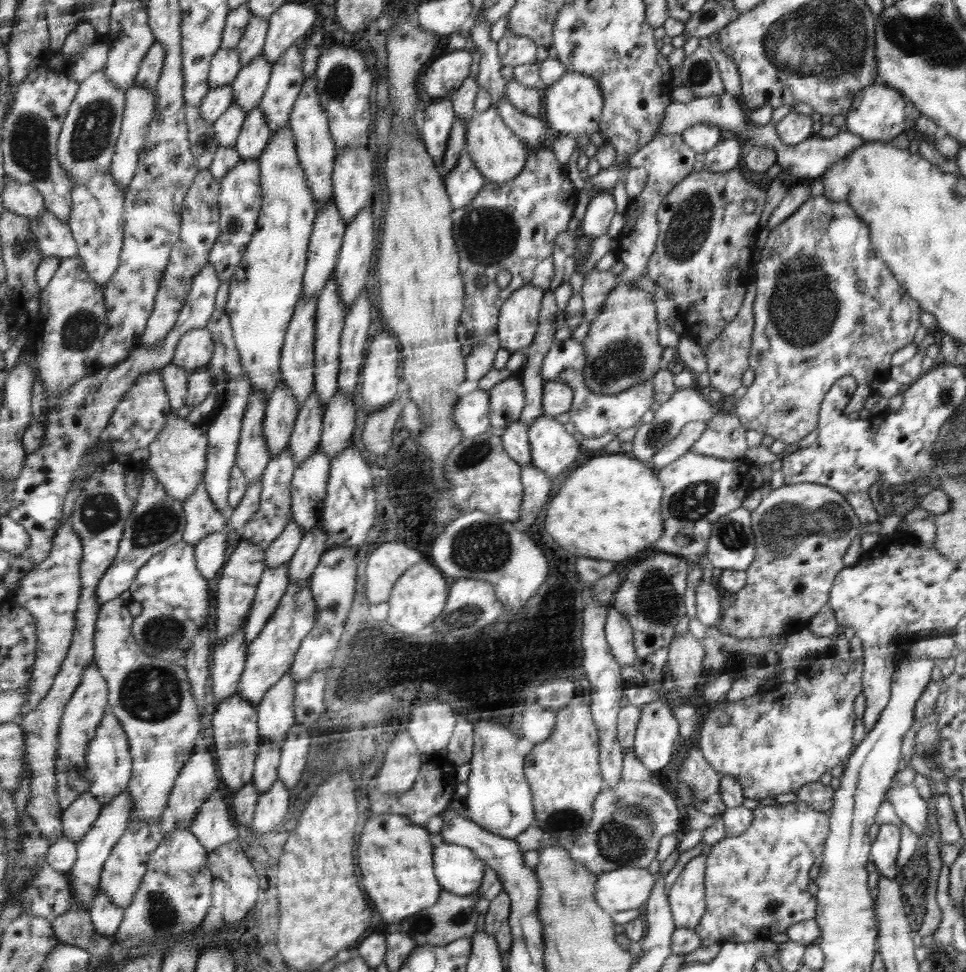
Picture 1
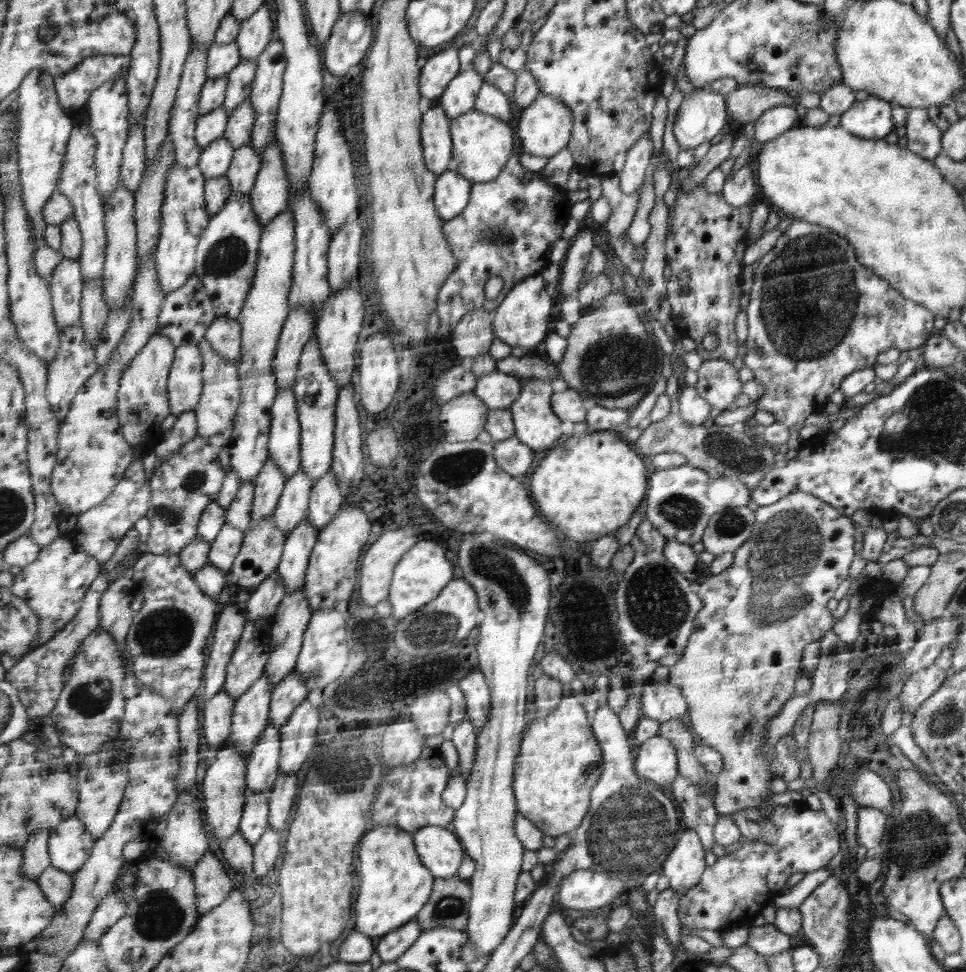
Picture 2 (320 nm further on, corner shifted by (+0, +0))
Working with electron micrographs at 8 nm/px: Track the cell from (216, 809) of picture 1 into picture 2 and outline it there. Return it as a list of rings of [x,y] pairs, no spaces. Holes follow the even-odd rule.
[[[208,850],[192,870],[196,884],[196,910],[199,917],[216,908],[230,893],[233,882],[214,852]]]

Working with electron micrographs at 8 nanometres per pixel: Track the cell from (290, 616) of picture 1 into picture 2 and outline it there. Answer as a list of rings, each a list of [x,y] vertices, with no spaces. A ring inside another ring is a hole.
[[[264,670],[263,676],[235,702],[230,742],[249,759],[263,730],[270,724],[271,694],[274,690],[270,682],[270,674]]]

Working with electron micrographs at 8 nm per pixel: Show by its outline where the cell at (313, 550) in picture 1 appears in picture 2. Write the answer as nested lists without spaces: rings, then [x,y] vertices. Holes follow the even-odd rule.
[[[305,586],[303,588],[288,592],[286,596],[280,601],[276,609],[275,616],[270,622],[271,627],[271,654],[270,660],[265,666],[267,674],[270,674],[270,679],[273,688],[278,684],[286,674],[293,672],[296,666],[299,652],[301,651],[301,644],[303,643],[303,634],[307,629],[313,612],[308,604],[305,595]]]

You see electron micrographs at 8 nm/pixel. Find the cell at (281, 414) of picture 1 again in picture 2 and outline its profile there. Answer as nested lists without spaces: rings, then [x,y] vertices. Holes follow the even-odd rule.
[[[269,457],[255,479],[255,498],[250,525],[257,526],[261,520],[270,516],[279,506],[279,498],[287,484],[282,466]]]

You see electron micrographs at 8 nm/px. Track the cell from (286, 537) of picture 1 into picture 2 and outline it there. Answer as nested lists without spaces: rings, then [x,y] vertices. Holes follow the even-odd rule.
[[[277,571],[269,574],[265,581],[255,588],[247,600],[247,622],[259,618],[272,621],[280,601],[286,596],[285,592],[286,583],[282,581],[281,575]]]

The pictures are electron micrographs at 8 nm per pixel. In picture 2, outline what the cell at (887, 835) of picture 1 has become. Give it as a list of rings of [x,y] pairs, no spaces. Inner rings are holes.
[[[860,808],[860,812],[858,812],[858,828],[855,829],[859,846],[865,846],[867,849],[878,849],[889,818],[889,813],[876,808]]]

